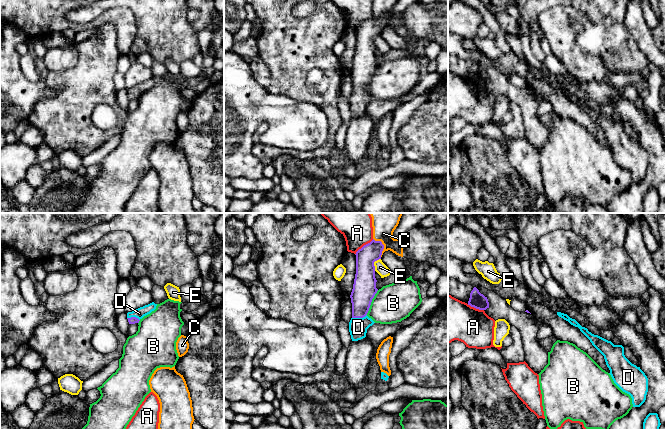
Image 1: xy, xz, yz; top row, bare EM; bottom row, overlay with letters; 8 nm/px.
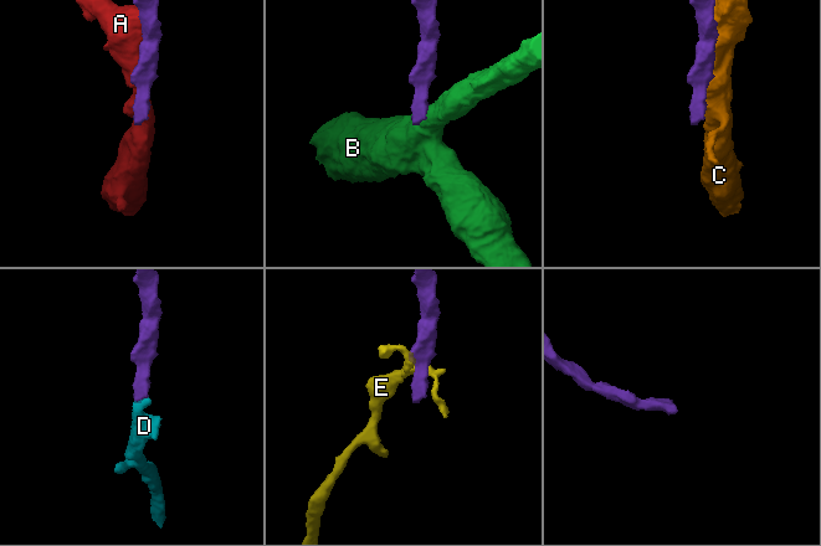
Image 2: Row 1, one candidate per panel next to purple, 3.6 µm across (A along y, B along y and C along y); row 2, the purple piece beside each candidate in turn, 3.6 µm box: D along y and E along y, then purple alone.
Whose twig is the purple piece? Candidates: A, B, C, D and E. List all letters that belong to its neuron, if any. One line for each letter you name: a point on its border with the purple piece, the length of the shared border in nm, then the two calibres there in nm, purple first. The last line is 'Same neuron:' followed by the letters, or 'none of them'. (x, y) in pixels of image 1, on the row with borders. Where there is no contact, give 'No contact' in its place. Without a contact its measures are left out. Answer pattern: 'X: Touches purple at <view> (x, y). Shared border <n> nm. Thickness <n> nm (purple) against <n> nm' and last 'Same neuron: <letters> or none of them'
D: Touches purple at xz (359, 317). Shared border 120 nm. Thickness 190 nm (purple) against 150 nm
Same neuron: D

